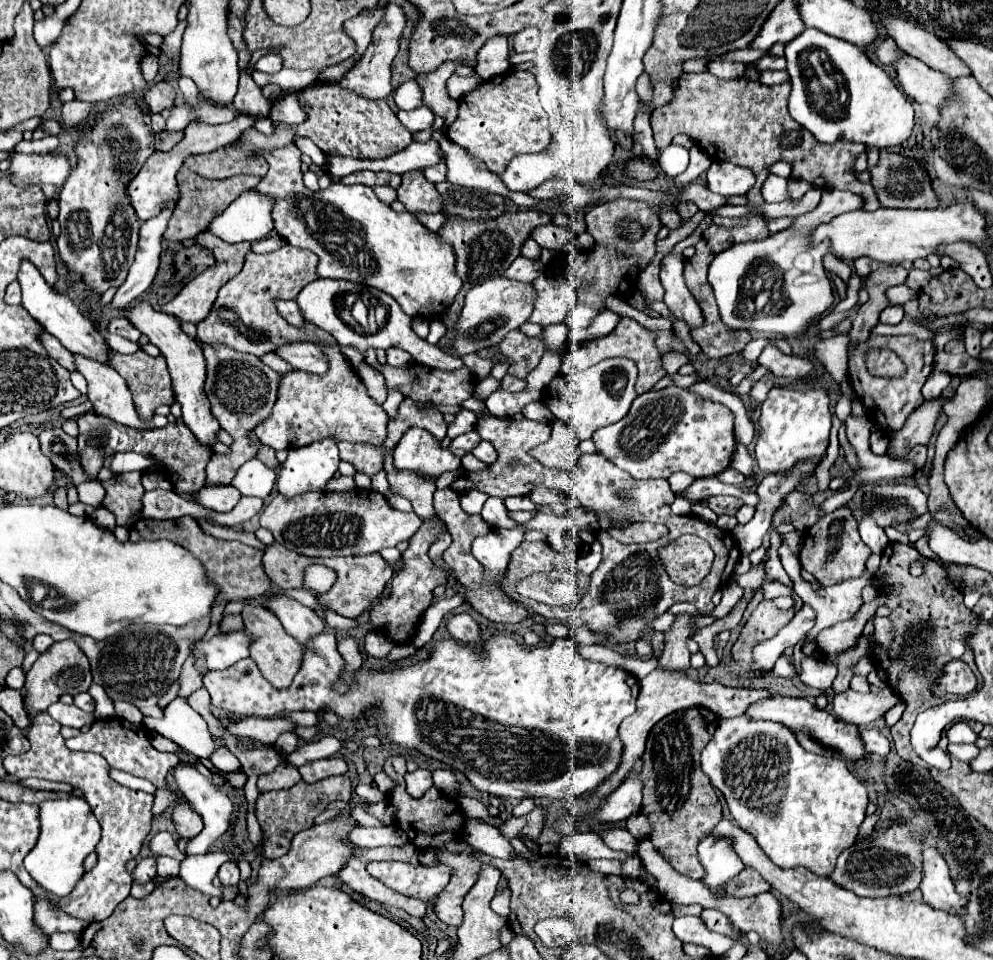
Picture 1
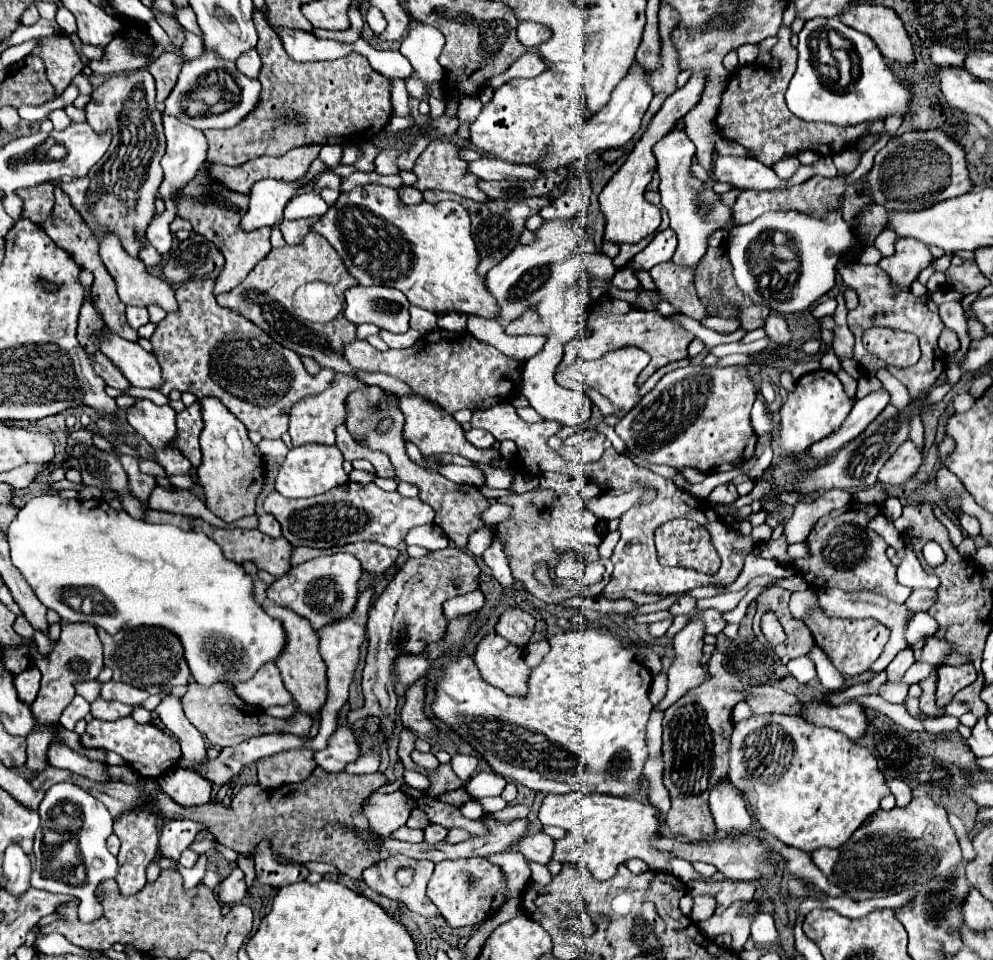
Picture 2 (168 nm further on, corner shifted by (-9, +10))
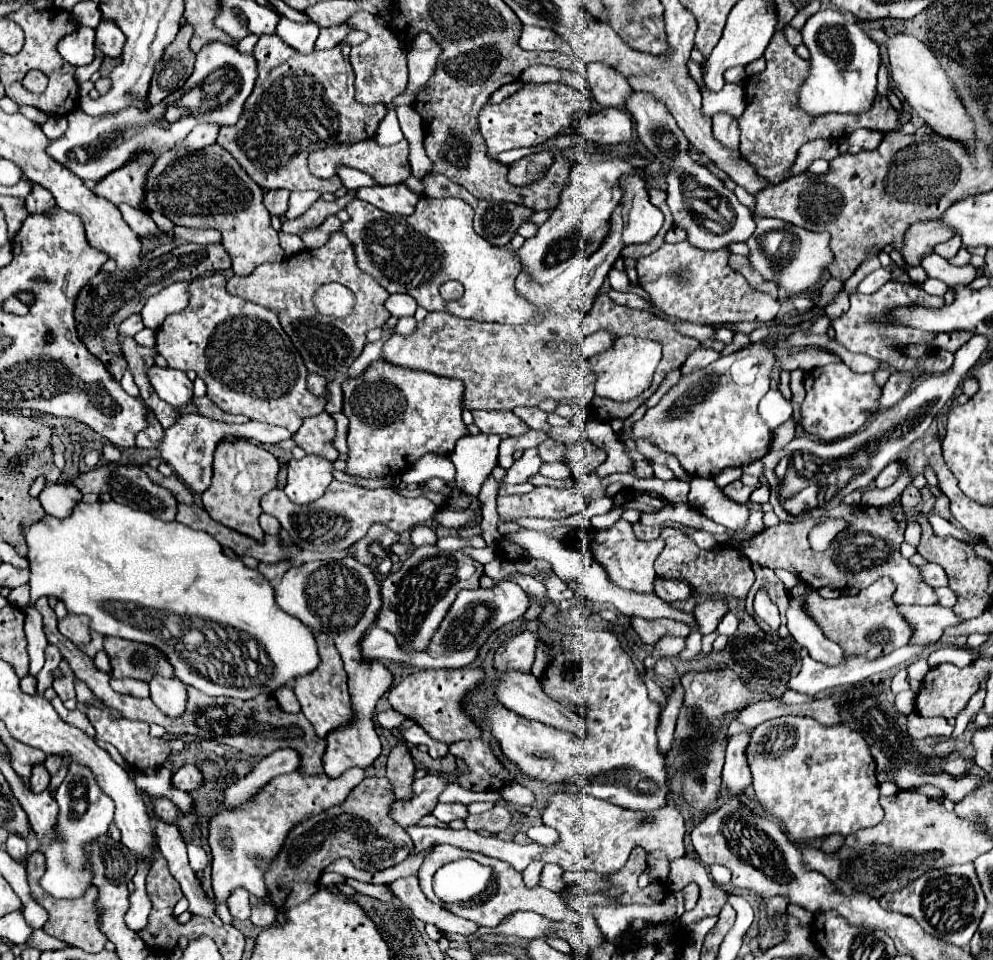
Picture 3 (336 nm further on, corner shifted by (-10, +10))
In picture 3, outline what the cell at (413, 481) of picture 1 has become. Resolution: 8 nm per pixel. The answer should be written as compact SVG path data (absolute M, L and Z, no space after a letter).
M322 411L314 417L306 417L302 427L292 435L298 447L302 447L306 453L322 455L330 461L338 459L338 451L334 449L334 437L336 437L336 425L330 413Z

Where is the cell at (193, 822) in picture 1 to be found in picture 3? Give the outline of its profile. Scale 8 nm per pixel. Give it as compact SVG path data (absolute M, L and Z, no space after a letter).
M184 765L176 773L172 773L172 787L180 791L194 791L200 789L204 783L202 773L196 765Z

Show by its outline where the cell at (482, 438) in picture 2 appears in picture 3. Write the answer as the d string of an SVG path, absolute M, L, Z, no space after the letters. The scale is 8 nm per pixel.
M464 435L450 459L456 467L456 485L466 489L466 493L478 497L484 479L496 467L500 437L494 435Z

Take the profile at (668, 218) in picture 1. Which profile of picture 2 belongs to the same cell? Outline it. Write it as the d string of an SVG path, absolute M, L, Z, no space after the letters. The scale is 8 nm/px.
M681 129L669 131L661 141L657 141L657 145L653 147L653 155L657 159L657 173L661 177L659 181L661 205L667 209L671 219L671 229L677 233L679 239L677 251L671 261L695 267L707 251L709 237L731 223L733 211L731 207L721 203L721 195L717 195L709 185L705 185L705 181L693 177L691 159L695 155L695 145L685 131Z

